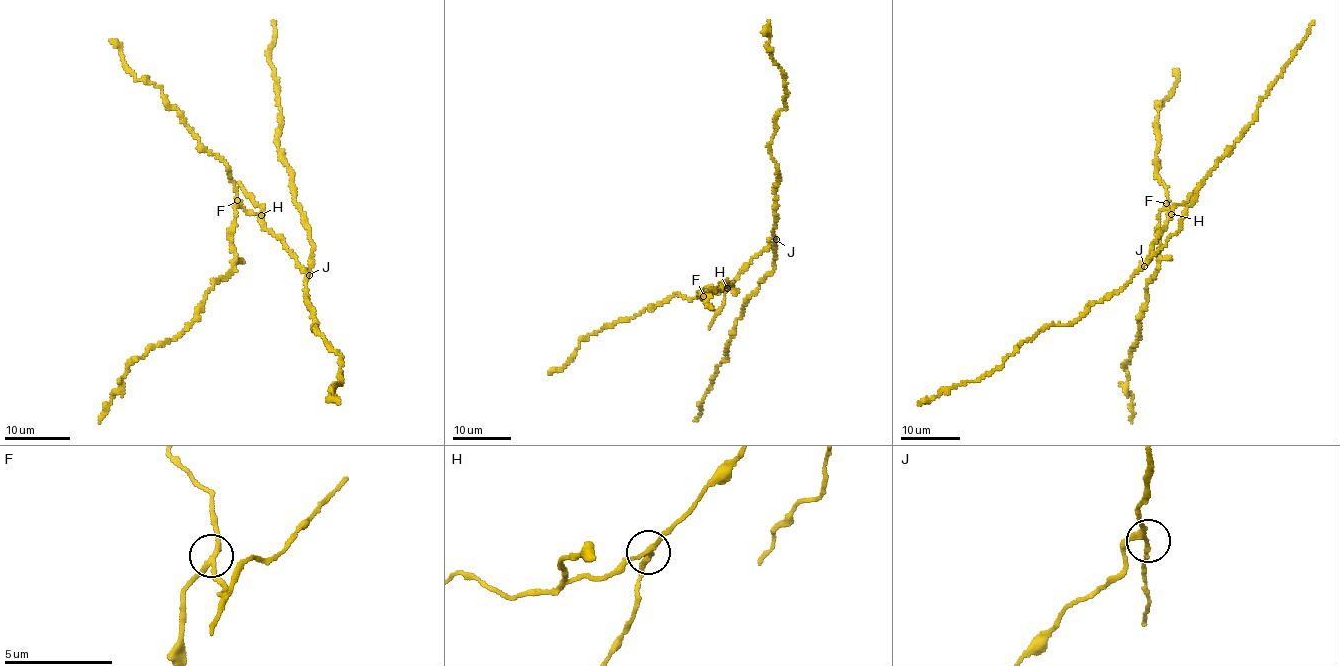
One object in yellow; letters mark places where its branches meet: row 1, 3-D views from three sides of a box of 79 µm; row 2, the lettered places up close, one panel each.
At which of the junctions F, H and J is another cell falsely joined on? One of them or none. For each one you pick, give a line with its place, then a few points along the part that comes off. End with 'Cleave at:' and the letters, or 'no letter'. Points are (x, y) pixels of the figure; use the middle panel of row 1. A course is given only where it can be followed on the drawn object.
F: Place: (703, 296). Course of the part to remove: (702, 296), (704, 289), (731, 284), (724, 285), (724, 281), (719, 290), (700, 291), (712, 308)
Cleave at: F

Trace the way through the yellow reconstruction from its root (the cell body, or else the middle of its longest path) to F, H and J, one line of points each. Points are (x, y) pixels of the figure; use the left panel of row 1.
F: (292, 256), (282, 241), (264, 227), (260, 218), (243, 208), (236, 200)
H: (292, 256), (282, 241), (264, 227), (261, 215)
J: (292, 256), (309, 275)

